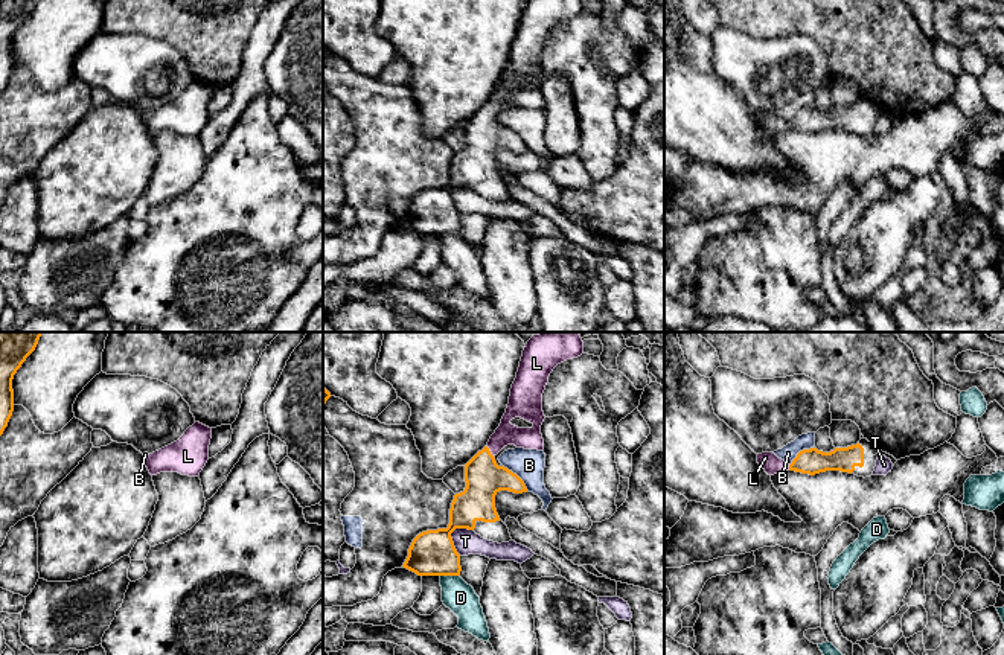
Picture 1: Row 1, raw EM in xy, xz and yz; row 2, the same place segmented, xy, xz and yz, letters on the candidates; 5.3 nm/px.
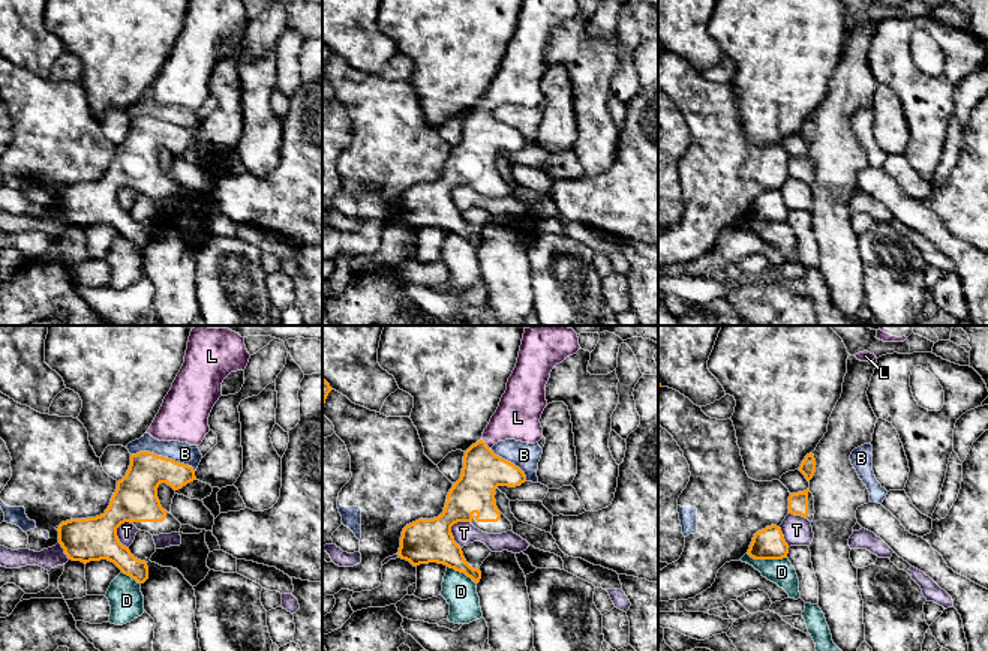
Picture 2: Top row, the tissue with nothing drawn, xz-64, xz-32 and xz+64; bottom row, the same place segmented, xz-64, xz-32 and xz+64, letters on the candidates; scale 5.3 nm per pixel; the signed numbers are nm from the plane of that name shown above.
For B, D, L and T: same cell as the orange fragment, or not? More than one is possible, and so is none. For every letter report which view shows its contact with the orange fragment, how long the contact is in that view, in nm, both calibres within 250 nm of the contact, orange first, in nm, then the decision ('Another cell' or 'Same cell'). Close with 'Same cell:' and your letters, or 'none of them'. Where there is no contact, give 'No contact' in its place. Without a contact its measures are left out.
B: Touches orange in xz. Shared border 190 nm. Thickness 200 nm (orange) against 160 nm. Another cell
D: Touches orange in xz. Shared border 100 nm. Thickness 240 nm (orange) against 160 nm. Another cell
L: Touches orange in xz. Shared border 70 nm. Thickness 200 nm (orange) against 110 nm. Same cell
T: Touches orange in xz. Shared border 160 nm. Thickness 240 nm (orange) against 130 nm. Another cell
Same cell: L

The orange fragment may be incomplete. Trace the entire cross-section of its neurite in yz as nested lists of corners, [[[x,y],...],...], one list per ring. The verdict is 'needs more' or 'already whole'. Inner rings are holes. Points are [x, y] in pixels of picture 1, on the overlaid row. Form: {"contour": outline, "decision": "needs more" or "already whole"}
{"contour": [[[861,439],[856,445],[835,448],[830,452],[823,452],[817,448],[803,449],[791,465],[774,452],[762,452],[757,454],[757,463],[768,475],[785,474],[788,469],[809,475],[841,471],[865,478],[873,475],[878,457],[878,448],[867,439]]], "decision": "needs more"}

